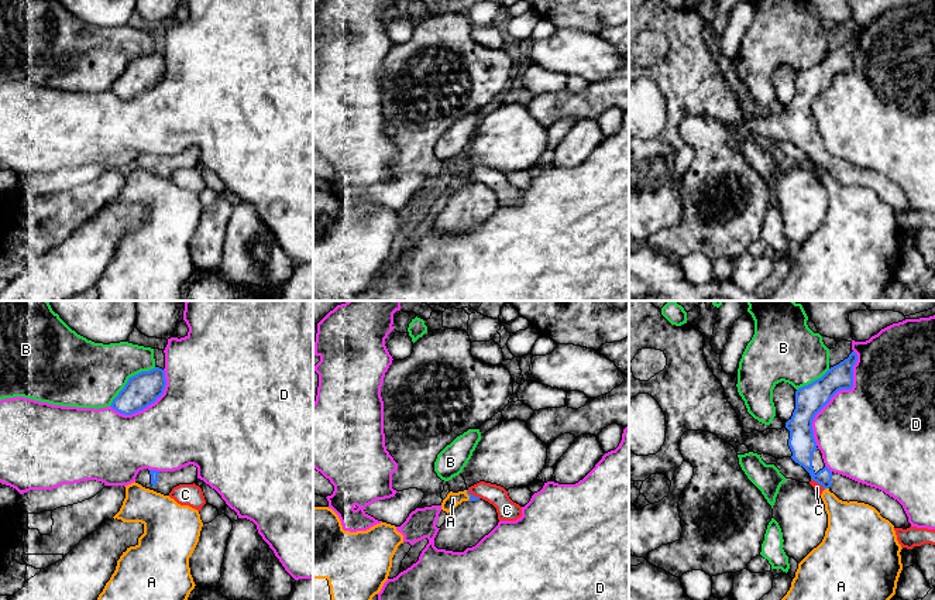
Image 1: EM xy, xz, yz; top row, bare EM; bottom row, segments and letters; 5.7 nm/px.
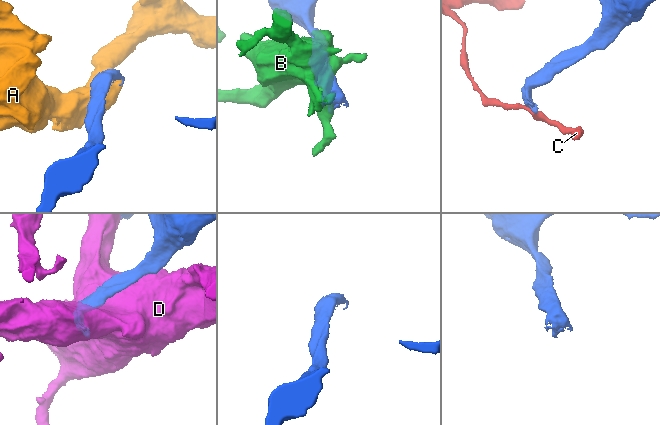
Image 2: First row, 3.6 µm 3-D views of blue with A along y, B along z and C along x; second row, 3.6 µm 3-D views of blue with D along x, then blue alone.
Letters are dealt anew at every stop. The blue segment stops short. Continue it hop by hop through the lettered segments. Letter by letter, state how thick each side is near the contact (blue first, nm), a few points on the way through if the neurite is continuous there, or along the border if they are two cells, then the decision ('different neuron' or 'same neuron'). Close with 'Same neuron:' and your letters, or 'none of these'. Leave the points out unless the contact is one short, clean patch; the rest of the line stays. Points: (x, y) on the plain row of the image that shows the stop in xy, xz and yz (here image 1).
A: calibres 120 and 260 nm; border yz (825, 171), (828, 172); different neuron
B: calibres 190 and 380 nm; different neuron
C: calibres 30 and 120 nm; different neuron
D: calibres 170 and 480 nm; different neuron
Same neuron: none of these

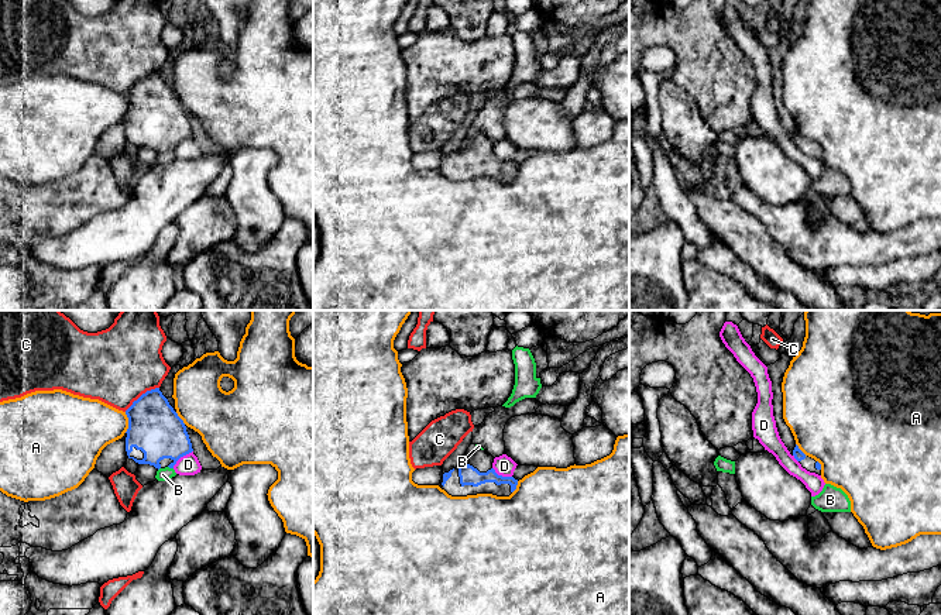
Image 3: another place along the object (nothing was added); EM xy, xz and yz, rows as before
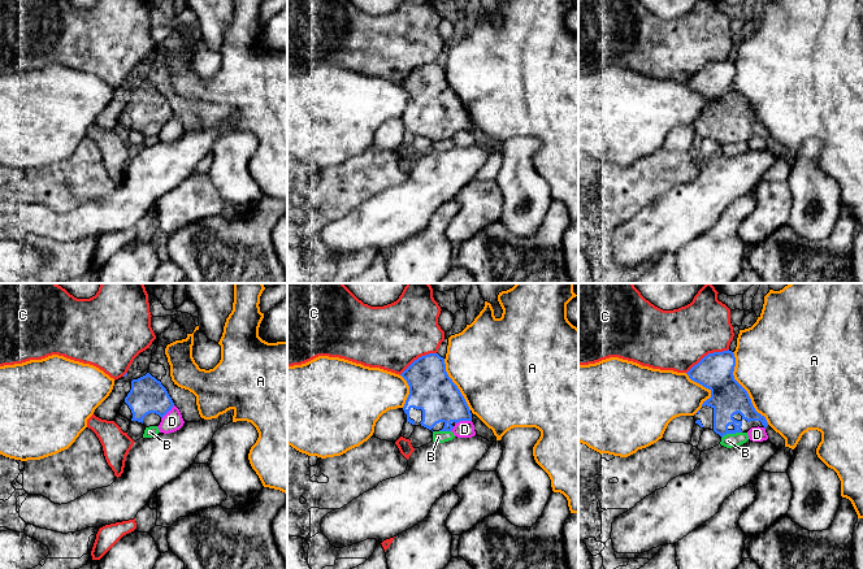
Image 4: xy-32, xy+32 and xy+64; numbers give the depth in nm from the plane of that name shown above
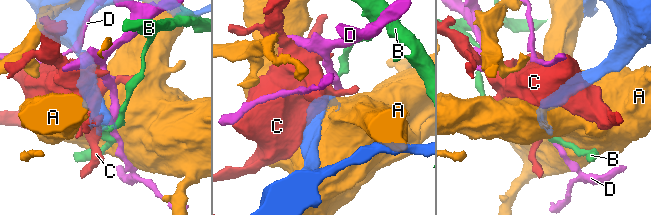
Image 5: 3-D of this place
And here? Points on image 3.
A: calibres 300 and 320 nm; different neuron
B: calibres 300 and 80 nm; different neuron
C: calibres 300 and 440 nm; different neuron
D: calibres 300 and 120 nm; border xy (192, 134), (184, 138), (172, 151); different neuron
Same neuron: none of these

